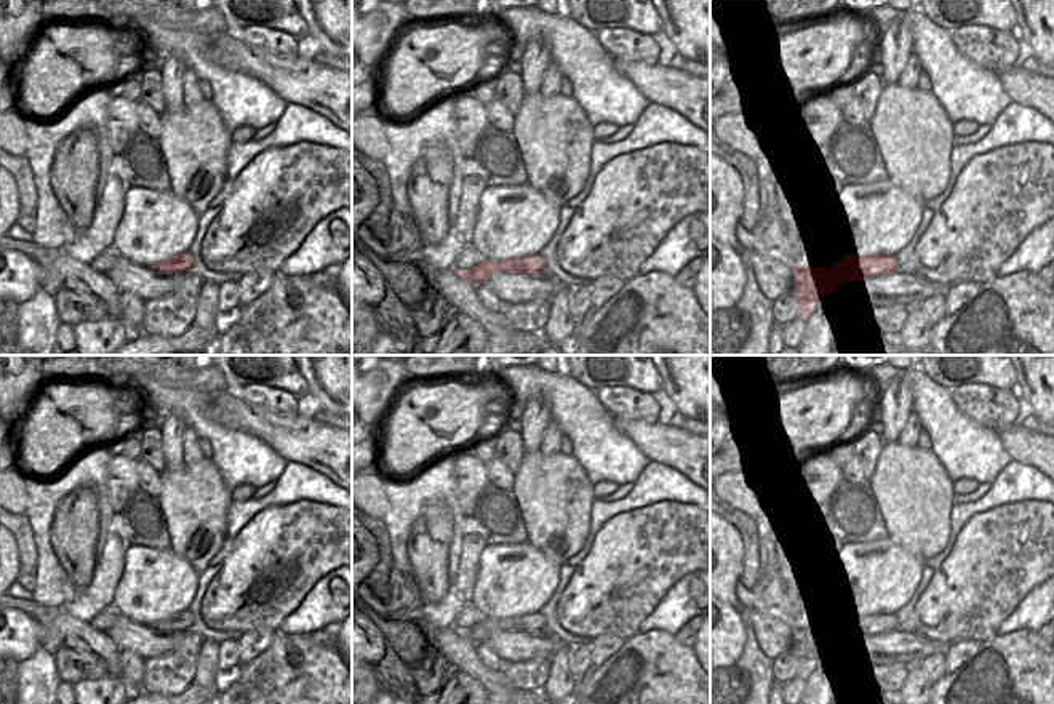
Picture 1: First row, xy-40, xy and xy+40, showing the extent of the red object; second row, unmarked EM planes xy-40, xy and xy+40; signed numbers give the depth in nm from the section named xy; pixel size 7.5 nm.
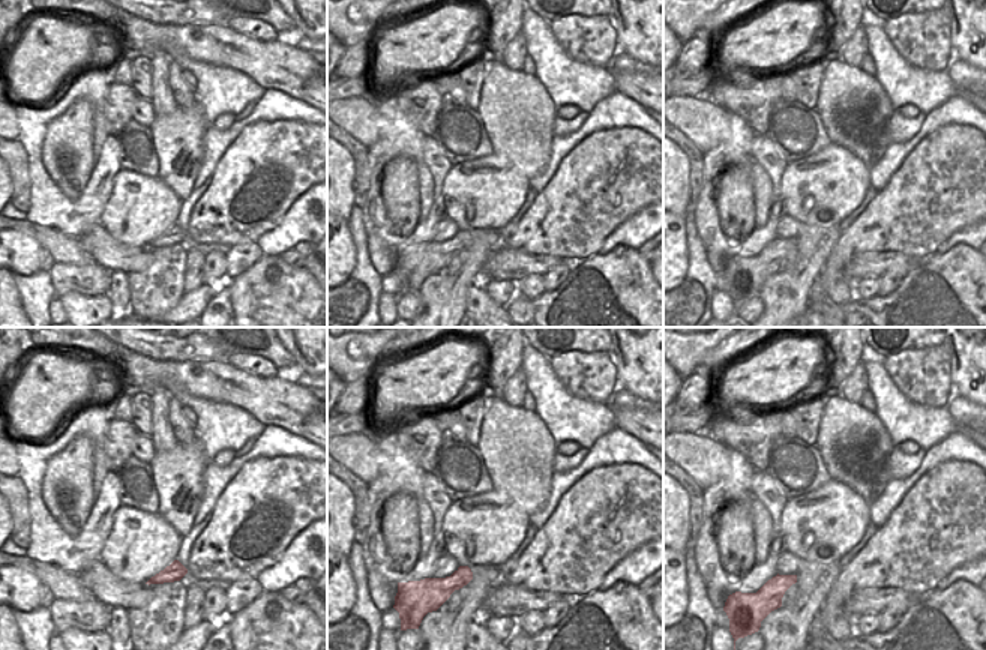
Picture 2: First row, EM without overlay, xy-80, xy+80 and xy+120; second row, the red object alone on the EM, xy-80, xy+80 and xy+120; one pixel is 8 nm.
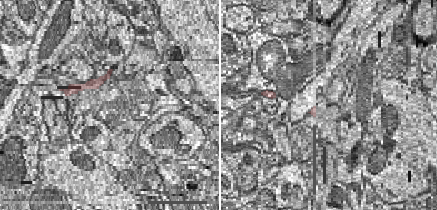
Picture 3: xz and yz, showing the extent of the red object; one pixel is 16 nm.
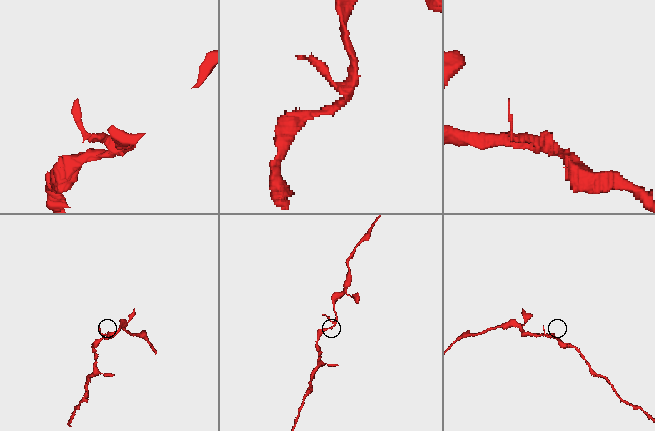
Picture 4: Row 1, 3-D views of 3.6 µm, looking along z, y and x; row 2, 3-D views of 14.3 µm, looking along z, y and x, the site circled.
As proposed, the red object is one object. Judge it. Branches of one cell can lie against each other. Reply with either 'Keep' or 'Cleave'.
Keep

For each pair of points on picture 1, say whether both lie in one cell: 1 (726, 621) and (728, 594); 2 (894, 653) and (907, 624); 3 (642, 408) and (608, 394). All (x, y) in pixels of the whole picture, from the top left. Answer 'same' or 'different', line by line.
1: different
2: different
3: same

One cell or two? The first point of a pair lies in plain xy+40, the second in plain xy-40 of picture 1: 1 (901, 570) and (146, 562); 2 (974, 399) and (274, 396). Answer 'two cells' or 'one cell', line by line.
1: one cell
2: one cell

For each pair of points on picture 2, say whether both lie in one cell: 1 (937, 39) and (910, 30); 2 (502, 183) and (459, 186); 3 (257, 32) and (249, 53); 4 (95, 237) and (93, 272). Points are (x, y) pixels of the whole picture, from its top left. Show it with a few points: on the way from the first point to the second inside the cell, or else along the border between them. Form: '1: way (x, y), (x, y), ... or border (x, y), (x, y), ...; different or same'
1: way (931, 39), (916, 36); same
2: way (491, 186), (470, 186); same
3: border (224, 23), (246, 36), (261, 41), (276, 39); different
4: border (93, 261), (110, 272); different

